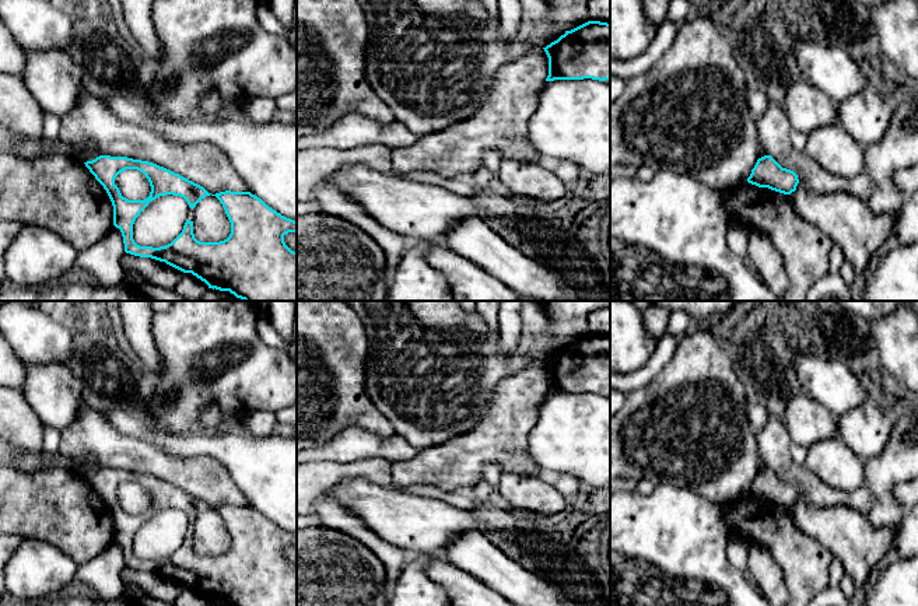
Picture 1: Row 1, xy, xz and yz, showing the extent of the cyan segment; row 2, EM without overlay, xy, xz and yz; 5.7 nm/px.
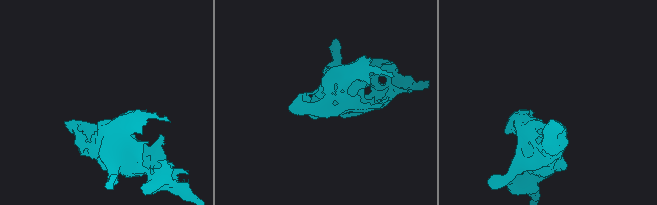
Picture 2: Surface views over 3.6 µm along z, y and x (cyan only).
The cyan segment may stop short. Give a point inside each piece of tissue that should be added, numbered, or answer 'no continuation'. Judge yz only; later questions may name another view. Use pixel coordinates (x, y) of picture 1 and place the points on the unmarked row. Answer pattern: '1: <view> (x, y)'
no continuation

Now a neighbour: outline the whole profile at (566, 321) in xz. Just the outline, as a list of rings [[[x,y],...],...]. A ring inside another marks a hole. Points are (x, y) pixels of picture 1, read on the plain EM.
[[[535,301],[546,318],[546,337],[571,344],[589,334],[588,316],[610,308],[610,301]]]

